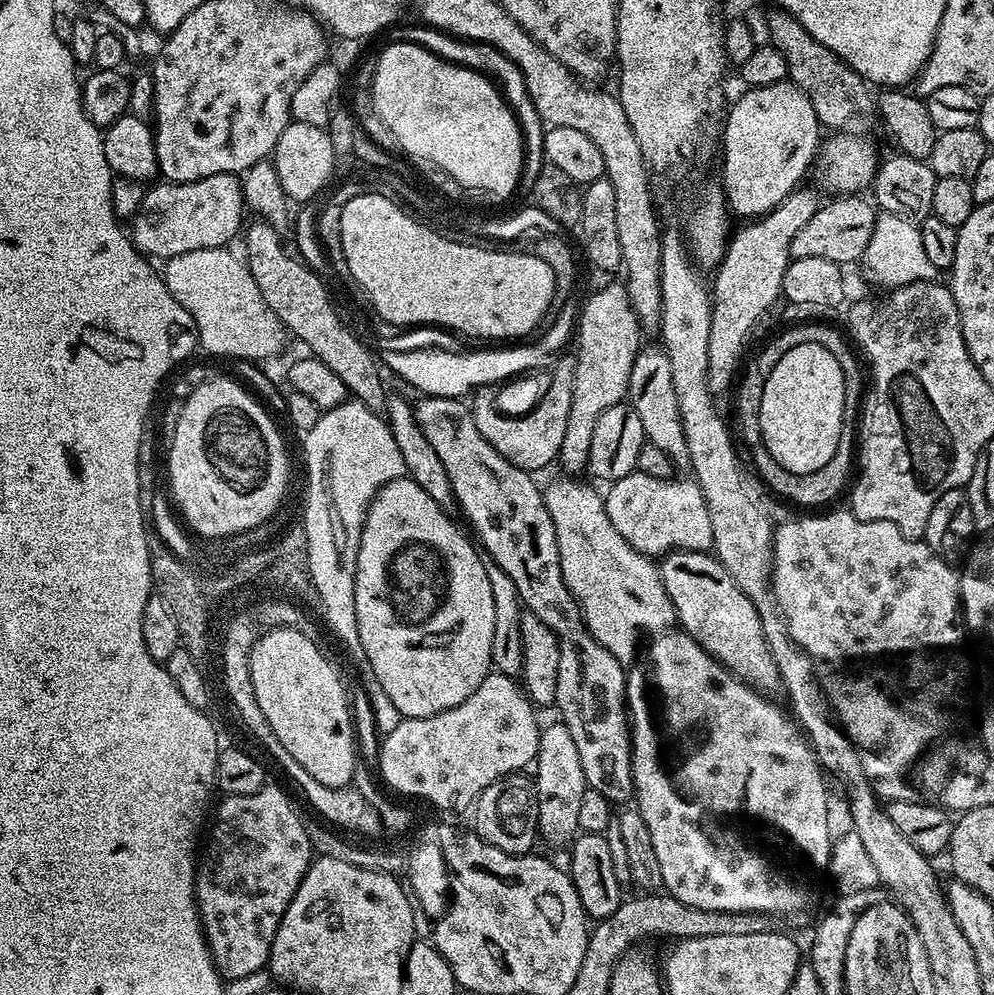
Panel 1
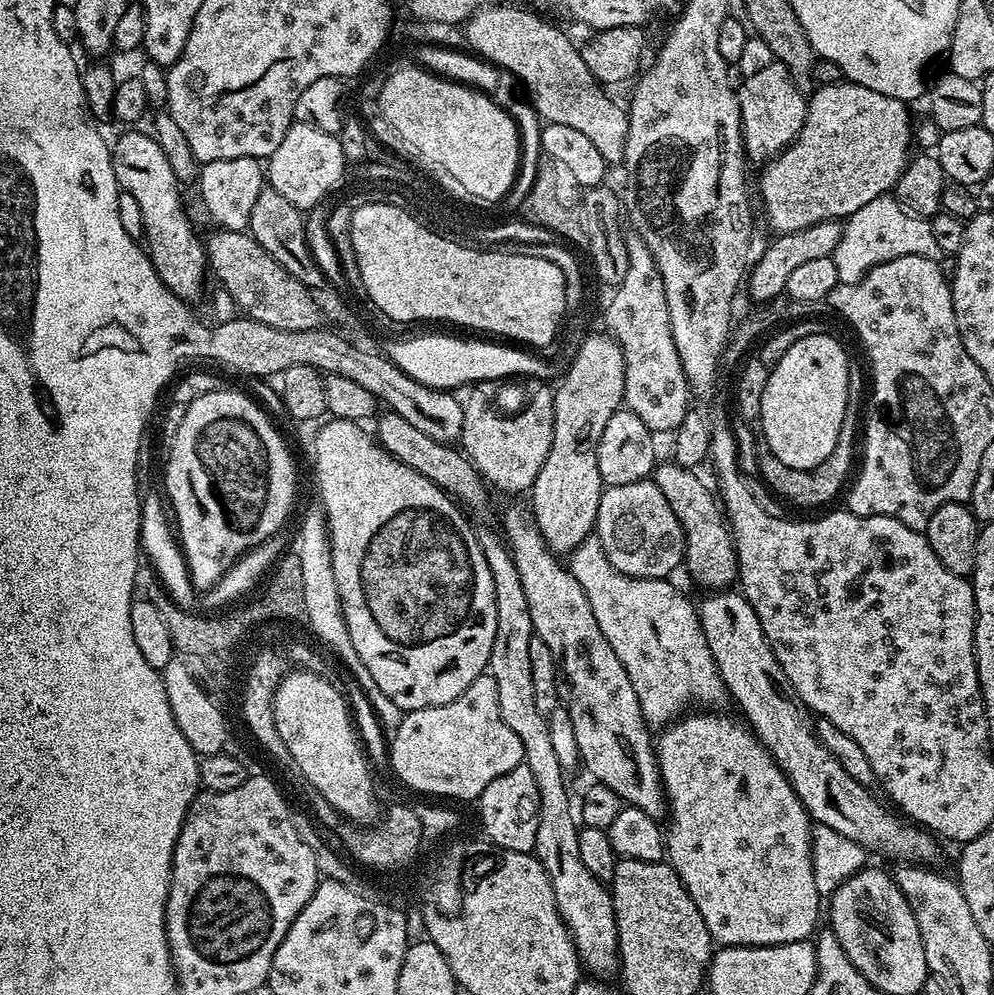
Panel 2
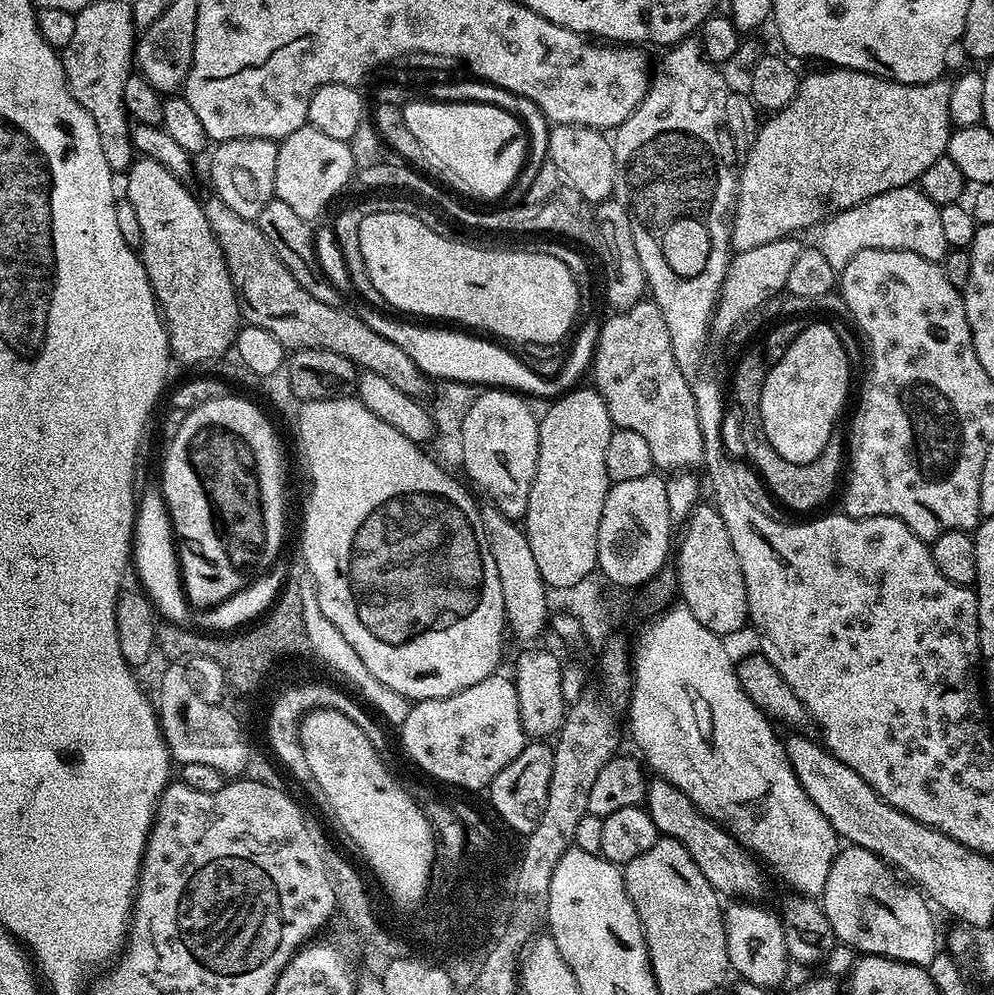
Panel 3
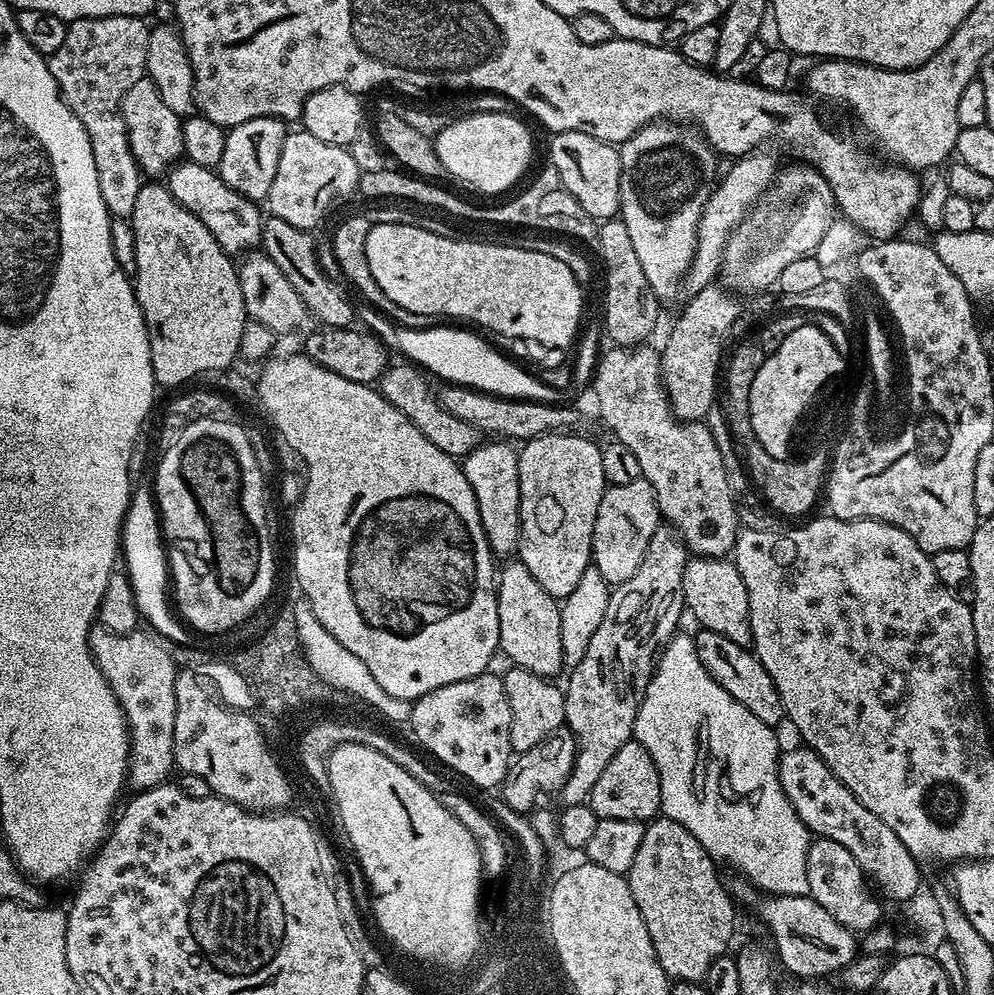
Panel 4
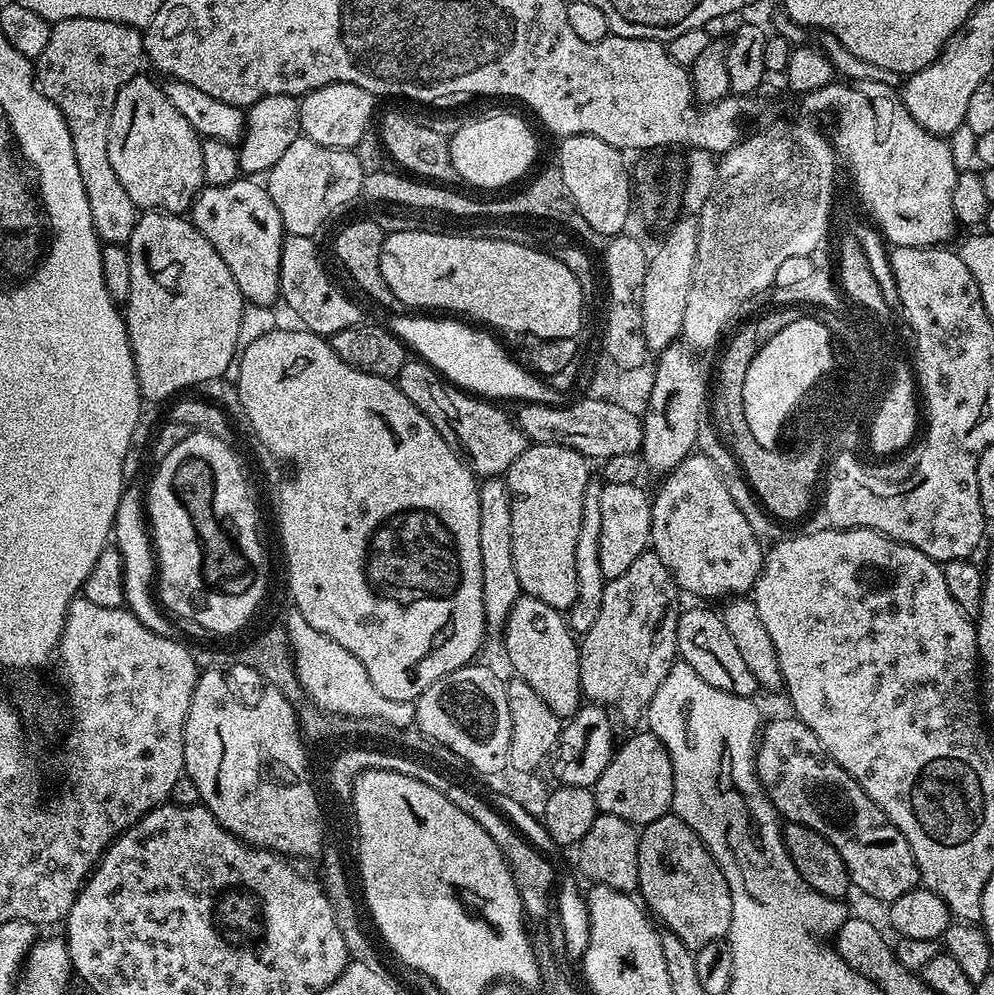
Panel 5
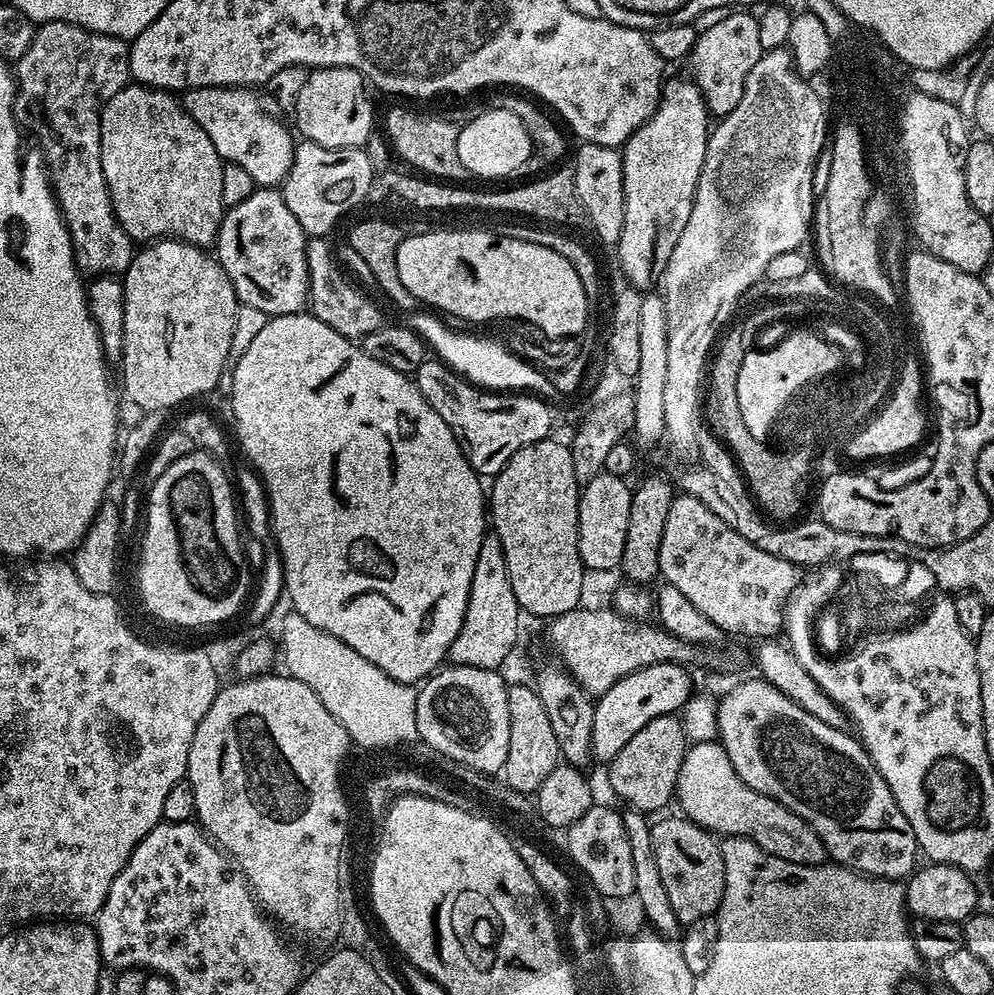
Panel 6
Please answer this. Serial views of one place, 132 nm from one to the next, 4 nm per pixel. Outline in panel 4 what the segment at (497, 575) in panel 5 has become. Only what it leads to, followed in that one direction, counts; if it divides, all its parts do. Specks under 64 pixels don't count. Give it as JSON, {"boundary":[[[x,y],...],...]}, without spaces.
{"boundary":[[[482,442],[469,456],[463,457],[462,467],[466,482],[476,495],[482,530],[488,539],[493,557],[512,558],[520,550],[520,487],[518,486],[518,452],[511,443]]]}

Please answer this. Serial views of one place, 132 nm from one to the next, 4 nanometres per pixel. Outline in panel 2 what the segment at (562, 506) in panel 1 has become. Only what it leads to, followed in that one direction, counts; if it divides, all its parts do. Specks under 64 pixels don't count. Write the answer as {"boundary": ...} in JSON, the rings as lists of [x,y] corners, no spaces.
{"boundary":[[[595,538],[583,540],[570,553],[571,560],[570,571],[574,578],[578,578],[594,610],[594,618],[598,618],[598,626],[602,634],[606,634],[606,642],[614,646],[618,662],[622,662],[622,666],[626,666],[626,674],[630,674],[630,682],[634,686],[634,694],[638,694],[638,706],[642,706],[646,723],[650,726],[671,724],[673,720],[689,711],[688,703],[691,700],[696,706],[720,706],[716,704],[729,699],[728,689],[724,687],[718,666],[710,654],[710,646],[706,646],[706,634],[702,634],[697,605],[691,604],[671,584],[671,579],[631,580],[629,576],[610,566],[600,541]]]}

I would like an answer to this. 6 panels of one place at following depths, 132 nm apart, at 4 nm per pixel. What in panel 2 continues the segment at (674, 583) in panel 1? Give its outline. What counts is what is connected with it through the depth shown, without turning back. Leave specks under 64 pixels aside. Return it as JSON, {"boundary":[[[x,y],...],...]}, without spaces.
{"boundary":[[[716,590],[705,596],[708,597],[698,604],[702,634],[706,634],[706,646],[710,646],[731,703],[740,707],[739,715],[786,774],[794,794],[798,794],[813,821],[838,830],[838,834],[858,842],[869,853],[881,852],[884,856],[893,856],[896,862],[935,865],[940,856],[937,837],[928,829],[901,818],[879,795],[875,796],[873,789],[854,782],[842,762],[822,746],[816,736],[813,713],[798,698],[778,666],[778,658],[774,658],[774,650],[764,637],[754,606],[736,590]]]}

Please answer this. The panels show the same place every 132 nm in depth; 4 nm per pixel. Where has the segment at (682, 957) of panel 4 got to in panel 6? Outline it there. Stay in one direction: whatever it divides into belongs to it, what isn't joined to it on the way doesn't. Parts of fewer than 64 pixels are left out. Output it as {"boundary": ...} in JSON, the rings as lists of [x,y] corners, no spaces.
{"boundary":[[[675,815],[652,824],[654,858],[658,861],[658,871],[662,873],[662,883],[666,886],[670,906],[674,906],[674,914],[678,914],[681,925],[691,926],[711,917],[720,907],[726,886],[726,866],[721,841],[687,816]]]}

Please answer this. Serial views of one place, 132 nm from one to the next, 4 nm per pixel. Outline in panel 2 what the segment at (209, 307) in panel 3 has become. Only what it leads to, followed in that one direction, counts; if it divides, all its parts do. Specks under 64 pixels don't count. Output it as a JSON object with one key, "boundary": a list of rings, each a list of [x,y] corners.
{"boundary":[[[124,130],[117,138],[116,144],[111,145],[112,165],[116,182],[121,189],[129,192],[138,202],[142,210],[142,222],[144,223],[144,234],[146,237],[146,251],[152,257],[152,265],[158,274],[160,281],[170,289],[176,296],[185,302],[192,299],[204,288],[204,272],[206,276],[206,244],[203,239],[196,237],[196,228],[184,209],[184,200],[180,197],[182,185],[177,180],[174,170],[170,170],[170,162],[166,162],[166,154],[162,154],[162,146],[158,146],[155,135],[144,132],[132,132],[136,130]]]}

